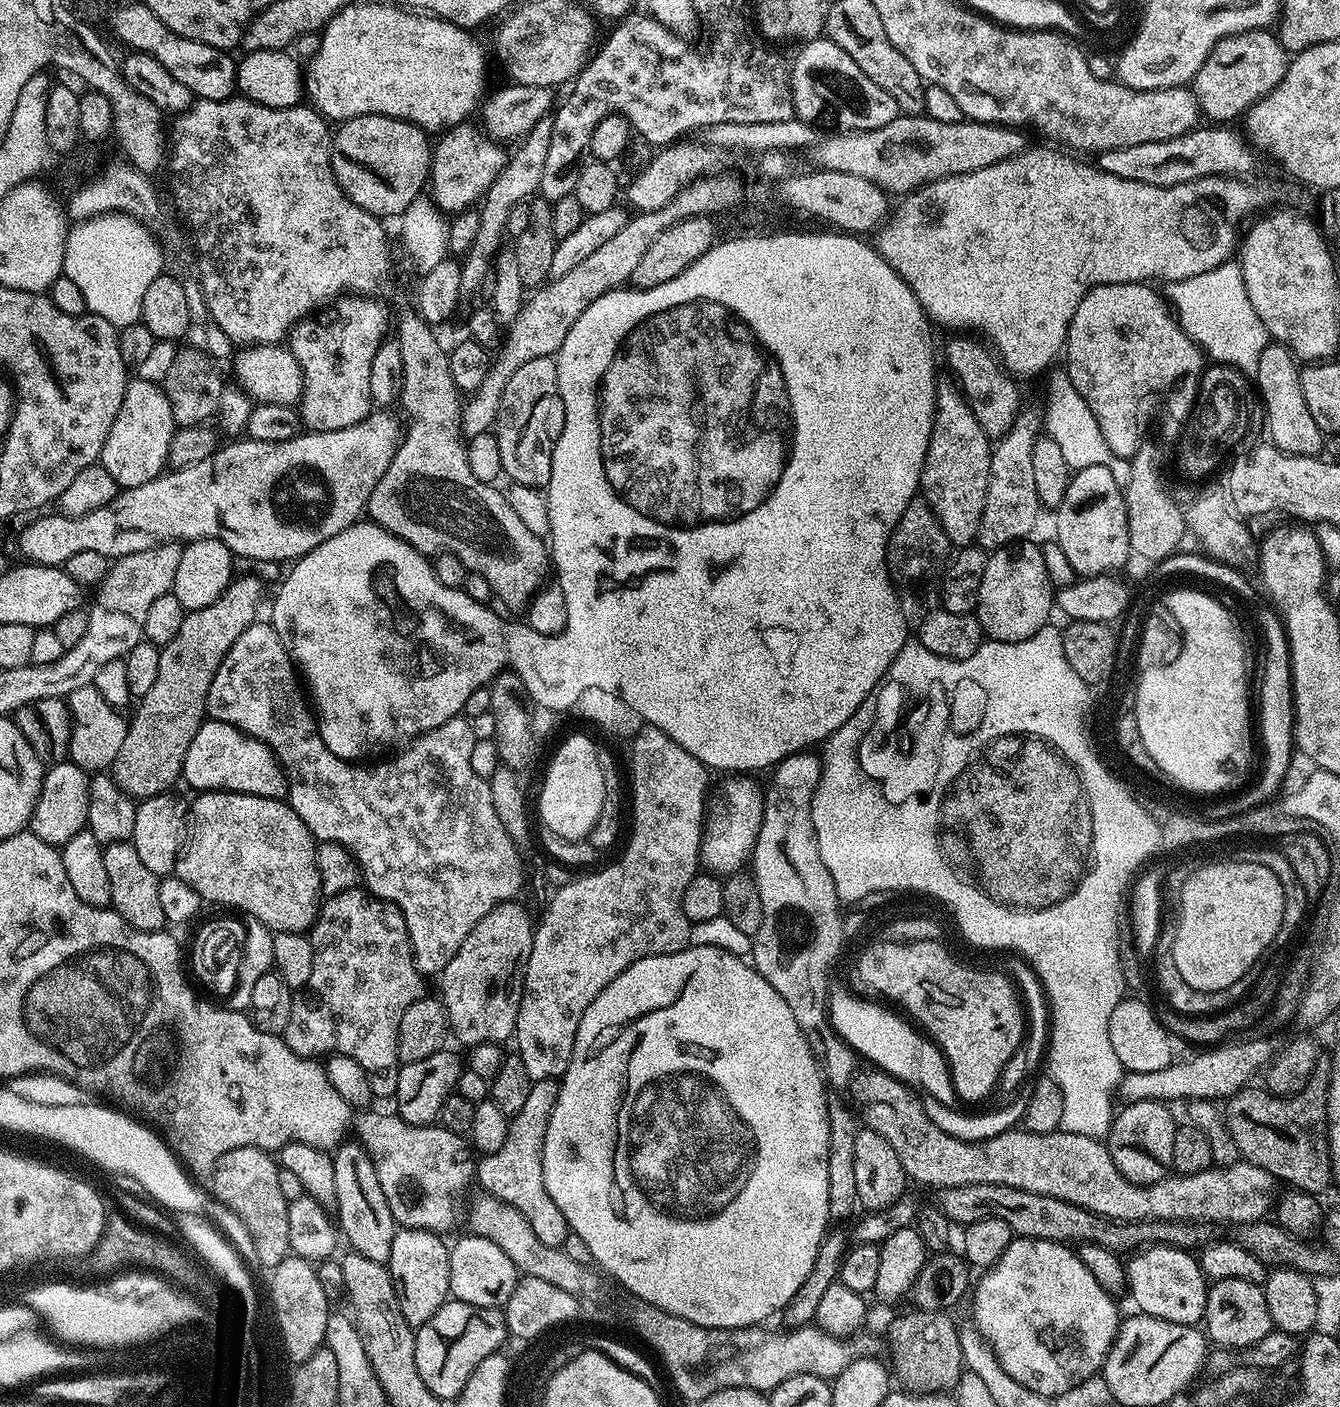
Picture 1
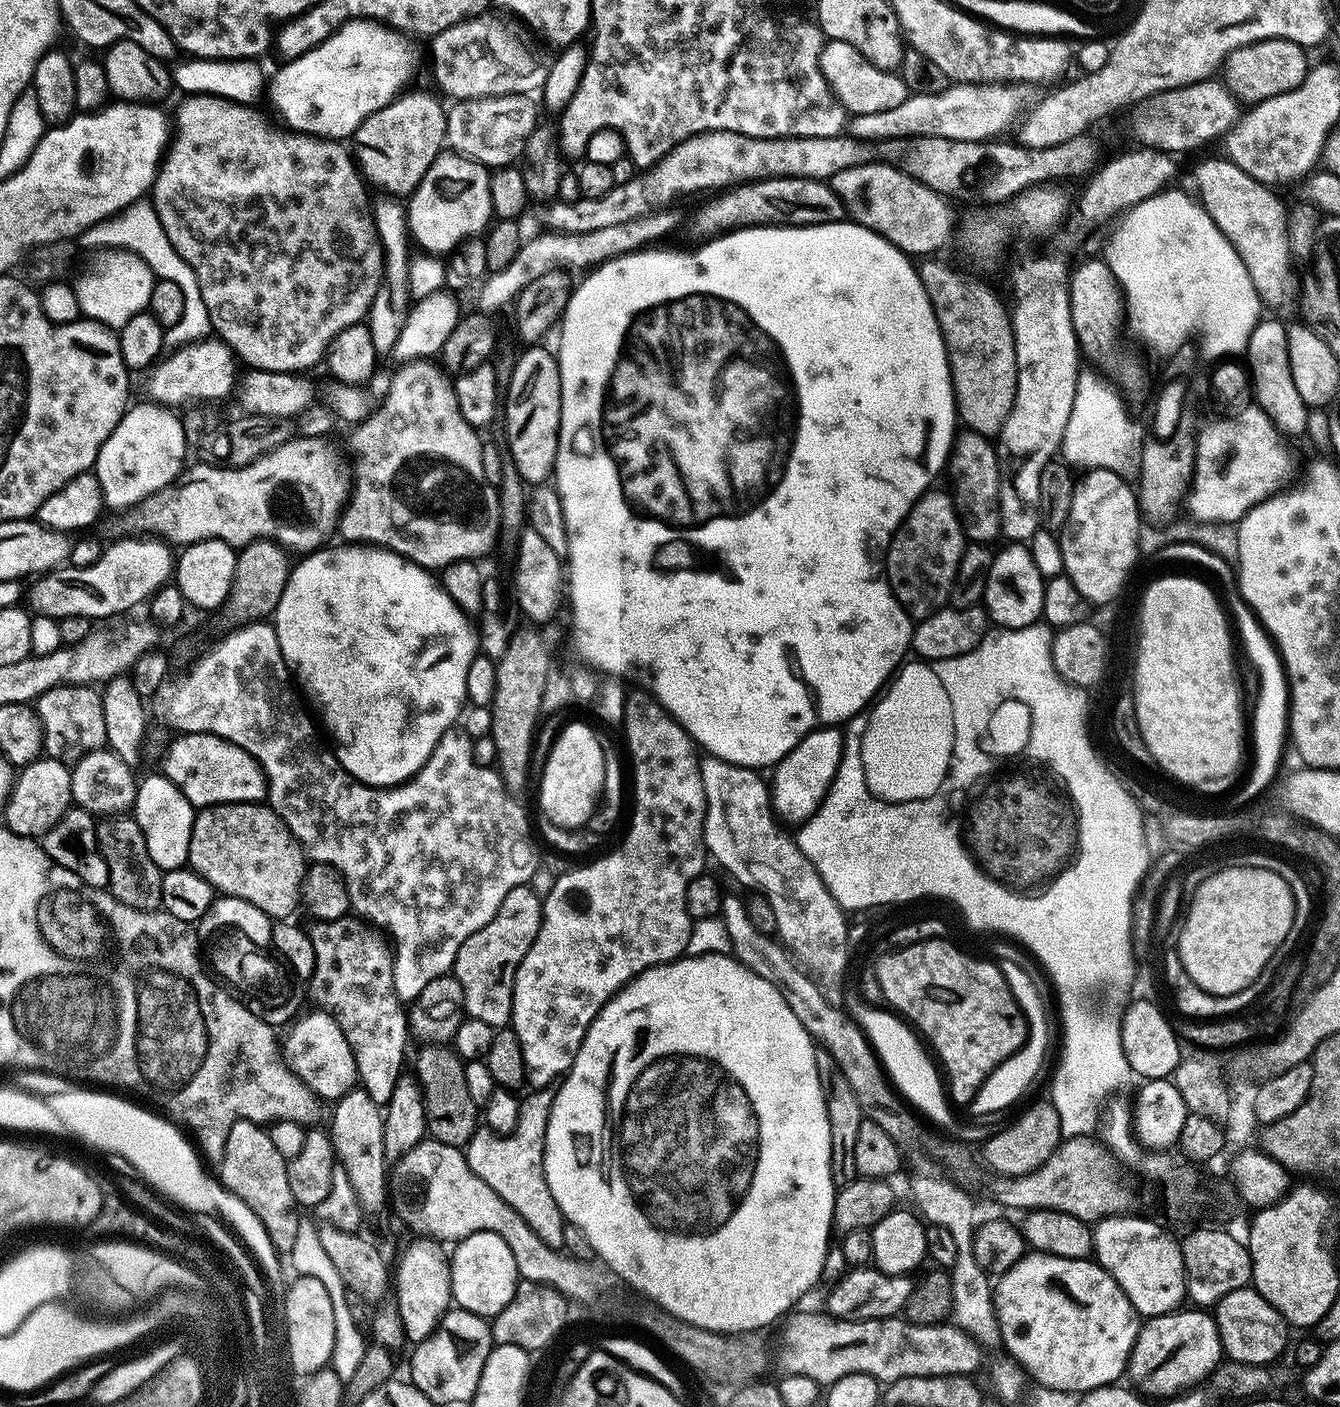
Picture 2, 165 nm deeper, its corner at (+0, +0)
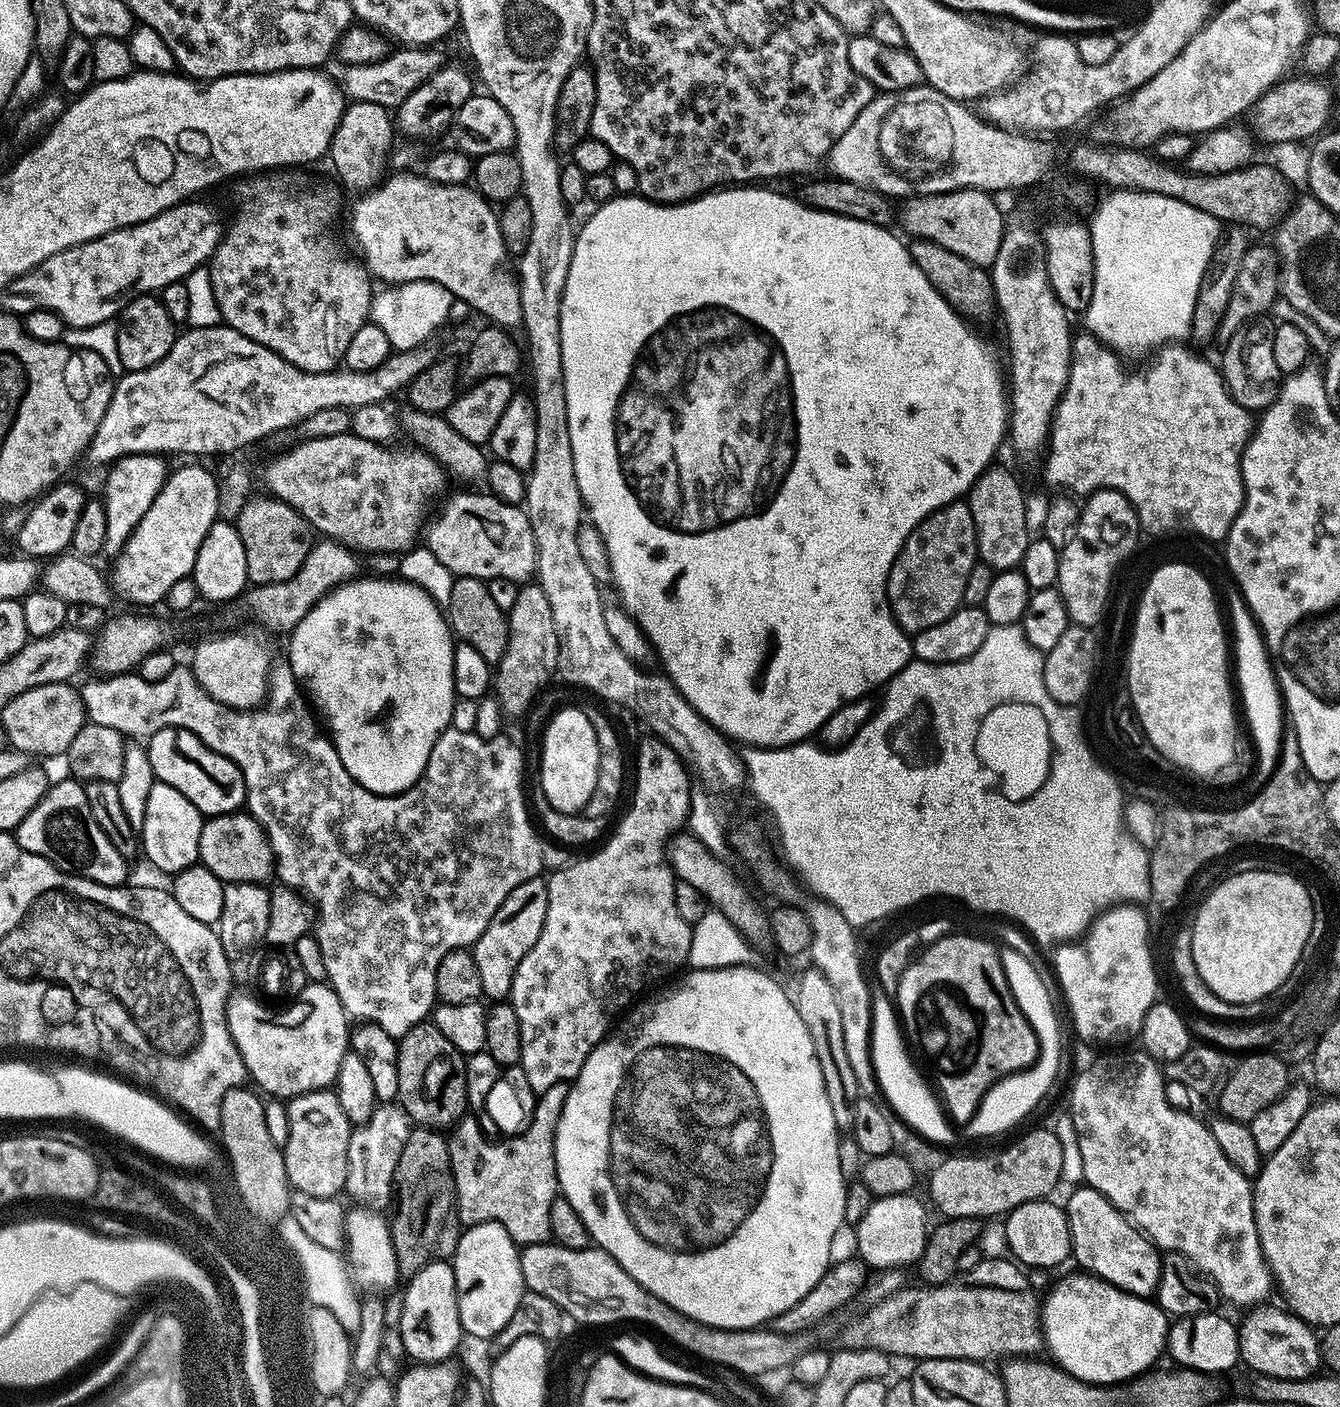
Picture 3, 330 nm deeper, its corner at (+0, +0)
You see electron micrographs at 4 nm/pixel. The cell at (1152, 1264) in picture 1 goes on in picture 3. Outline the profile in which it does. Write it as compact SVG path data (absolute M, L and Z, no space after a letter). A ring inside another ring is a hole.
M1076 1186L1069 1192L1072 1193L1068 1196L1066 1211L1072 1239L1072 1256L1077 1265L1085 1273L1099 1276L1101 1280L1124 1292L1145 1298L1155 1297L1160 1286L1161 1249L1098 1190Z

